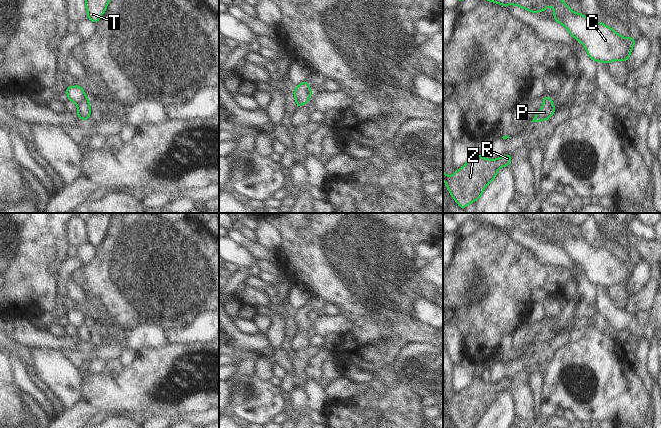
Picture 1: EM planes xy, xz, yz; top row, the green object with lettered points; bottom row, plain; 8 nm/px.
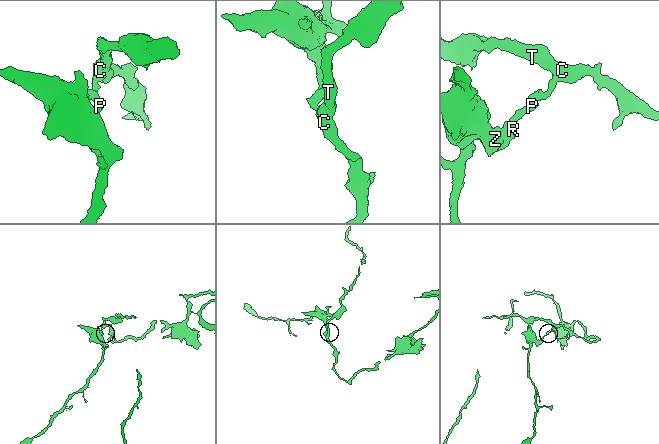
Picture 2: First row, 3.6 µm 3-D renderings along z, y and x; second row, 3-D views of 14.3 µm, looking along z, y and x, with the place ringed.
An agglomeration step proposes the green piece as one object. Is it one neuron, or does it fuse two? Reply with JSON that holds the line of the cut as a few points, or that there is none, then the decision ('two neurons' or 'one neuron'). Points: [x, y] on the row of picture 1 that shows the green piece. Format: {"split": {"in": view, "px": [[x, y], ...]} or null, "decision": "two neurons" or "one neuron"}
{"split": {"in": "xy", "px": [[87, 98], [76, 104]]}, "decision": "two neurons"}

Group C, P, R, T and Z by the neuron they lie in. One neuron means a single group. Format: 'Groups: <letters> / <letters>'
Groups: C T / P R Z

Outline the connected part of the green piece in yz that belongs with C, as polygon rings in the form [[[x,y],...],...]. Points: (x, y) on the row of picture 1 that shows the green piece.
[[[486,0],[502,6],[516,5],[534,14],[545,11],[549,5],[554,9],[555,22],[562,24],[576,40],[585,47],[588,56],[595,62],[610,63],[617,60],[628,61],[636,41],[629,36],[625,38],[619,35],[613,27],[607,27],[603,22],[595,23],[585,15],[572,11],[563,0]]]

